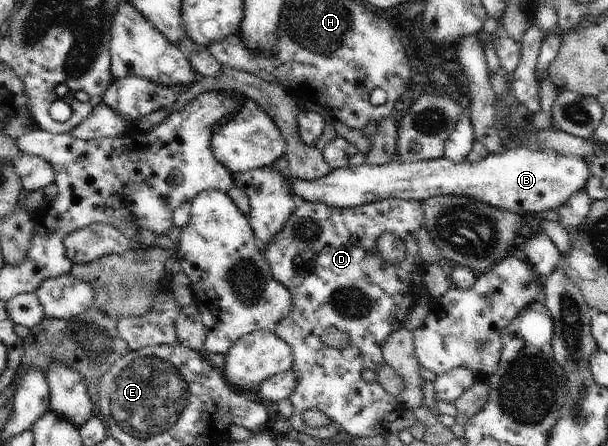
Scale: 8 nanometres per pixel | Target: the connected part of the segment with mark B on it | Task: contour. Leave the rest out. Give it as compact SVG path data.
M509 146L501 155L487 156L480 162L469 164L453 163L445 157L436 160L419 160L416 162L391 161L382 166L361 164L346 168L331 170L327 175L316 180L305 181L299 178L289 178L290 190L296 201L323 202L339 209L356 208L365 204L378 202L387 198L401 198L404 200L425 201L435 196L467 196L472 200L486 203L496 208L510 211L523 216L524 214L537 214L538 212L556 210L566 202L577 190L584 190L589 177L589 166L583 158L549 154L531 150L525 146L517 149Z

